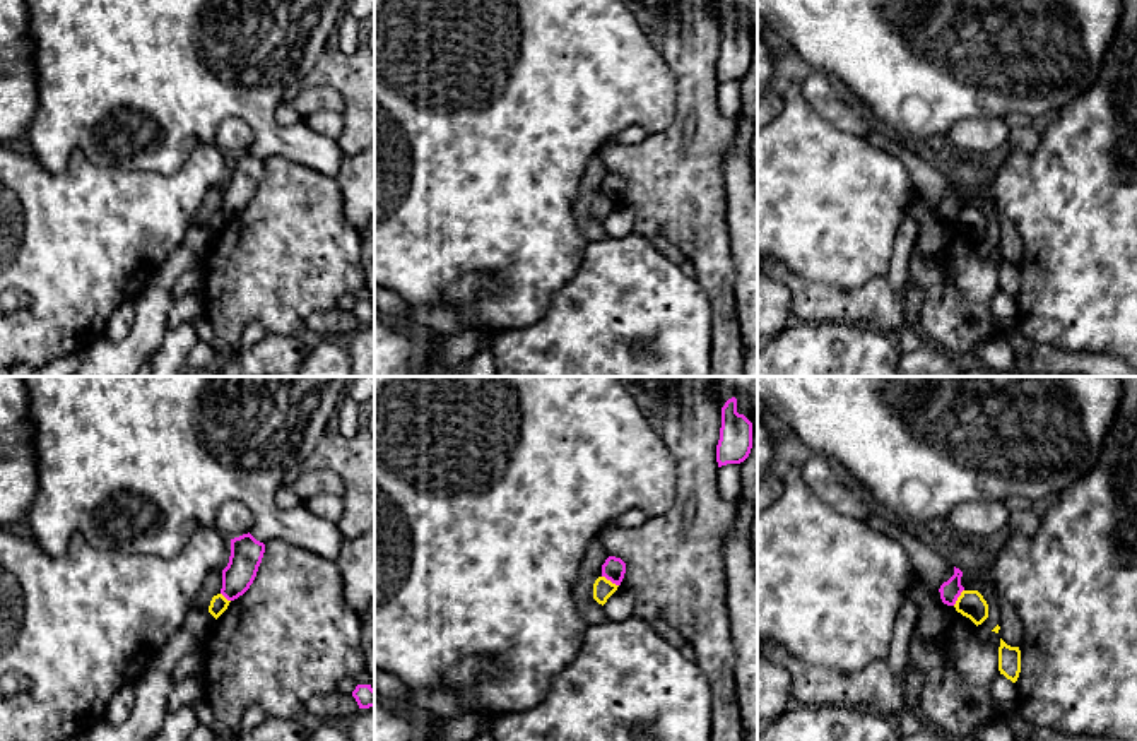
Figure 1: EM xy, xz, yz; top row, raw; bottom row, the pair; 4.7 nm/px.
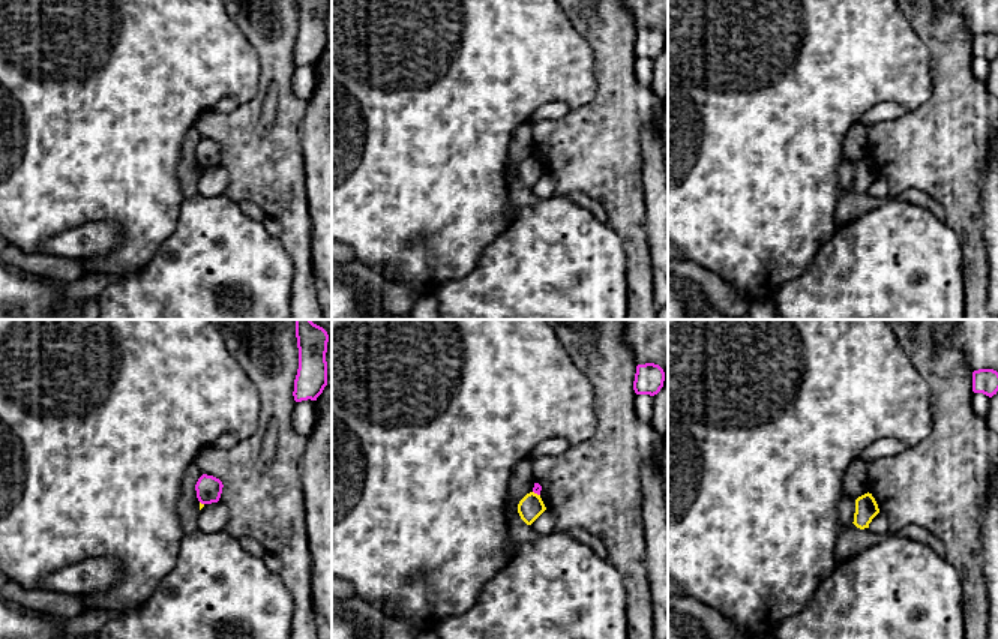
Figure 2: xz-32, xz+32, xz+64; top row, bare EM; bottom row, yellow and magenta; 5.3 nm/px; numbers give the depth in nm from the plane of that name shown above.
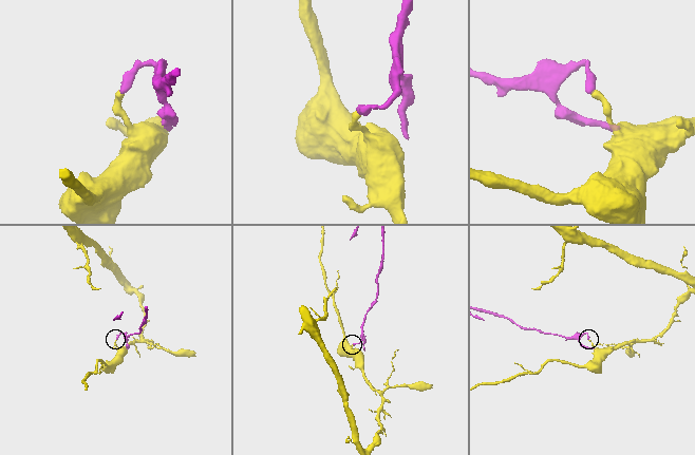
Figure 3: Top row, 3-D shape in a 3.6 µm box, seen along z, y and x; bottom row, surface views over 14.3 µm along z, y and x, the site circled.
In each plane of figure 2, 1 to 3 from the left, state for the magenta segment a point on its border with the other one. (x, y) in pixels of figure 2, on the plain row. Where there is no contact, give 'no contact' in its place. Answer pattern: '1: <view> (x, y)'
1: xz-32 (200, 167)
2: xz+32 (536, 158)
3: no contact

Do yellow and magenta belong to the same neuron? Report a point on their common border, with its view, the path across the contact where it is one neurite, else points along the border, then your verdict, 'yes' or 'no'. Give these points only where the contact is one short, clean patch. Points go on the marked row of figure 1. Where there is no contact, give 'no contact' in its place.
contact xz (609, 580); border xz (602, 575), (618, 586); no

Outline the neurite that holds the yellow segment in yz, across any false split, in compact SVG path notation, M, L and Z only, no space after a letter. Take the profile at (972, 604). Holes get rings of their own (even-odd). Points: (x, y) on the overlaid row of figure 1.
M963 590L954 608L976 626L988 618L988 604L978 590Z

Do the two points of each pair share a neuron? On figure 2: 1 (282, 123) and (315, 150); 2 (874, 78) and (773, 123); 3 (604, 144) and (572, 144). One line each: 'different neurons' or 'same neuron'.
1: different neurons
2: same neuron
3: same neuron

